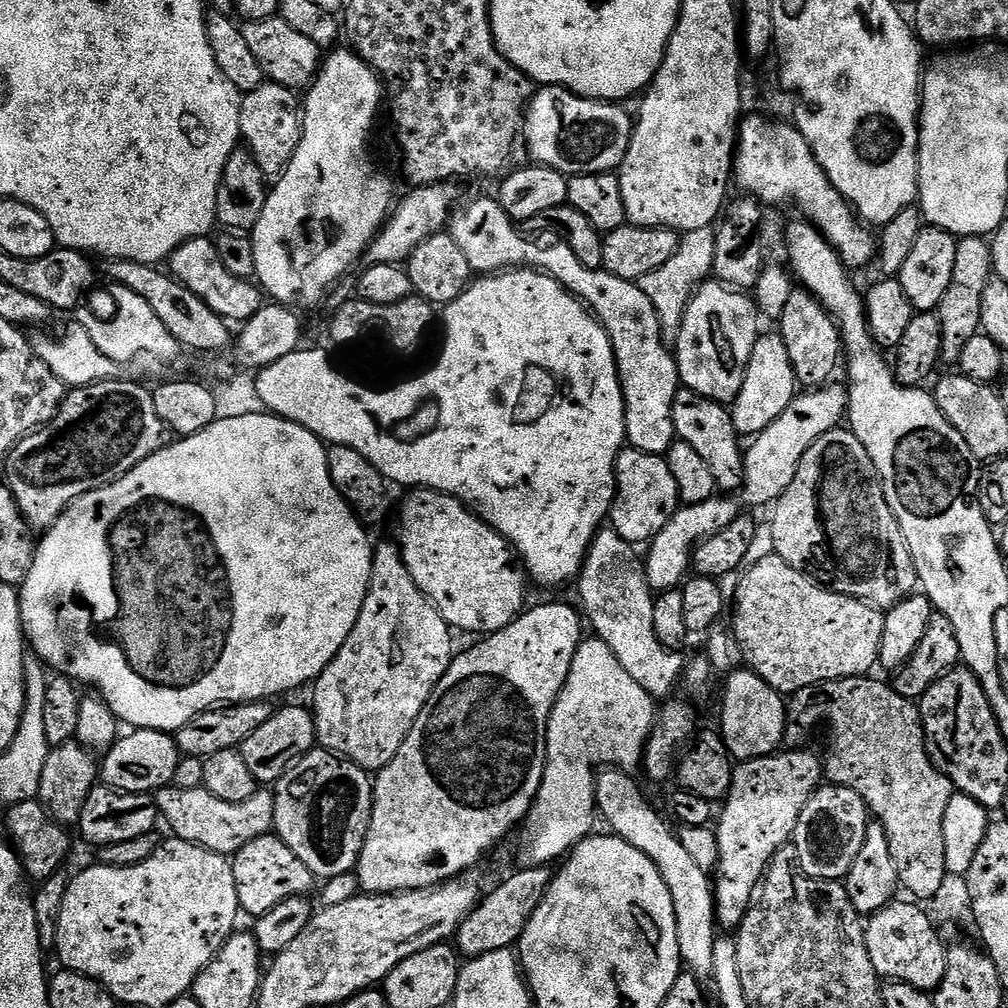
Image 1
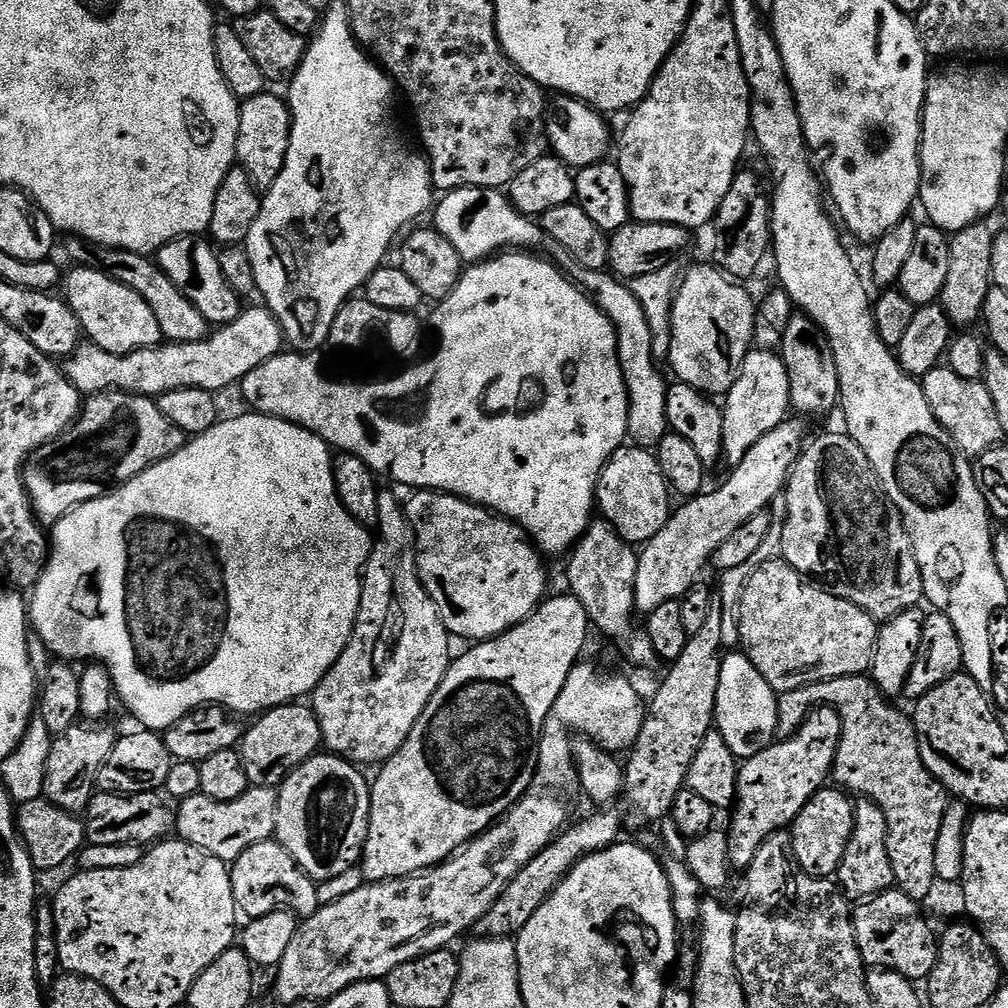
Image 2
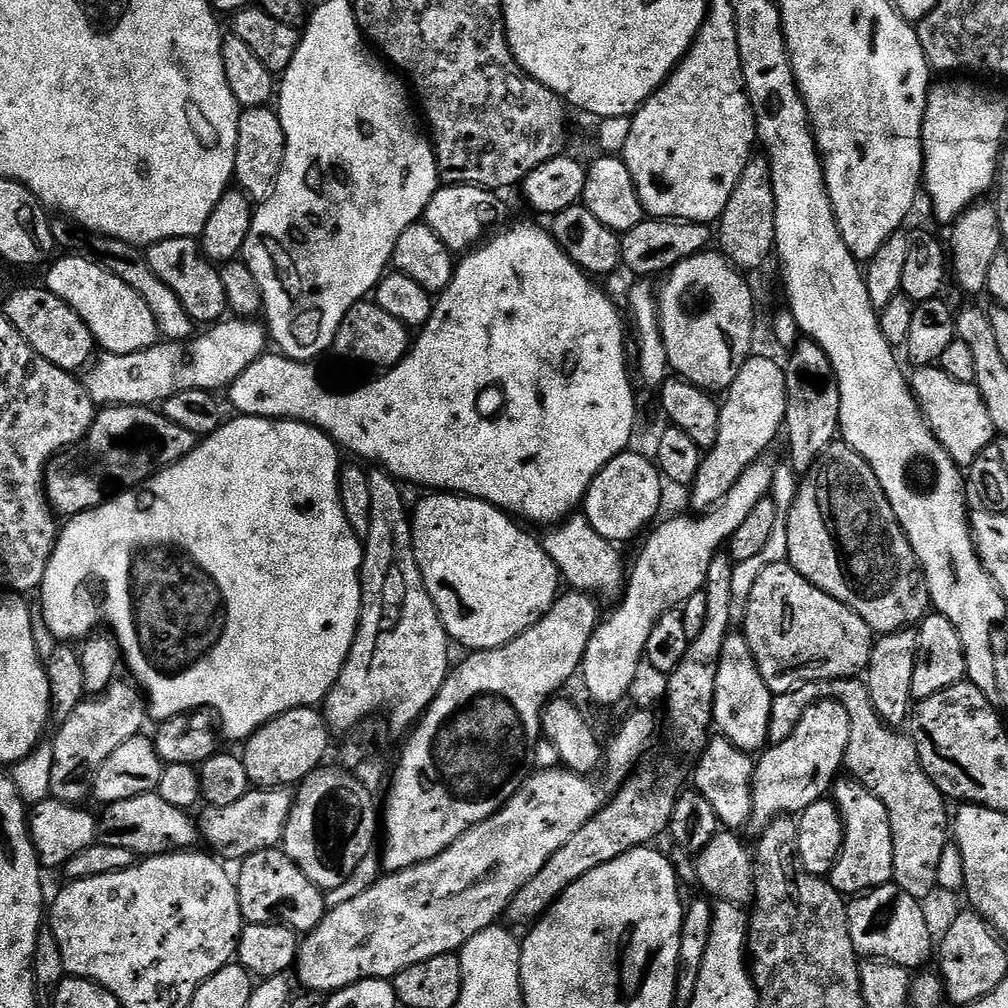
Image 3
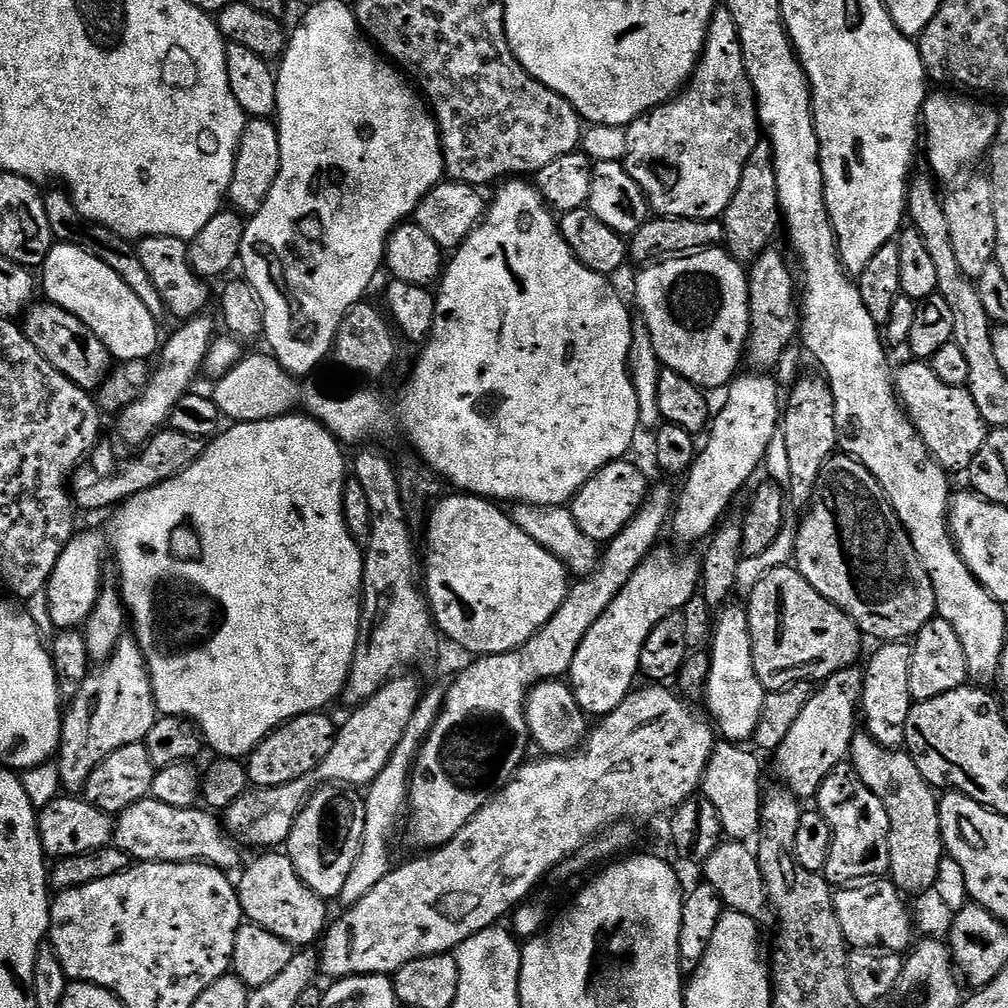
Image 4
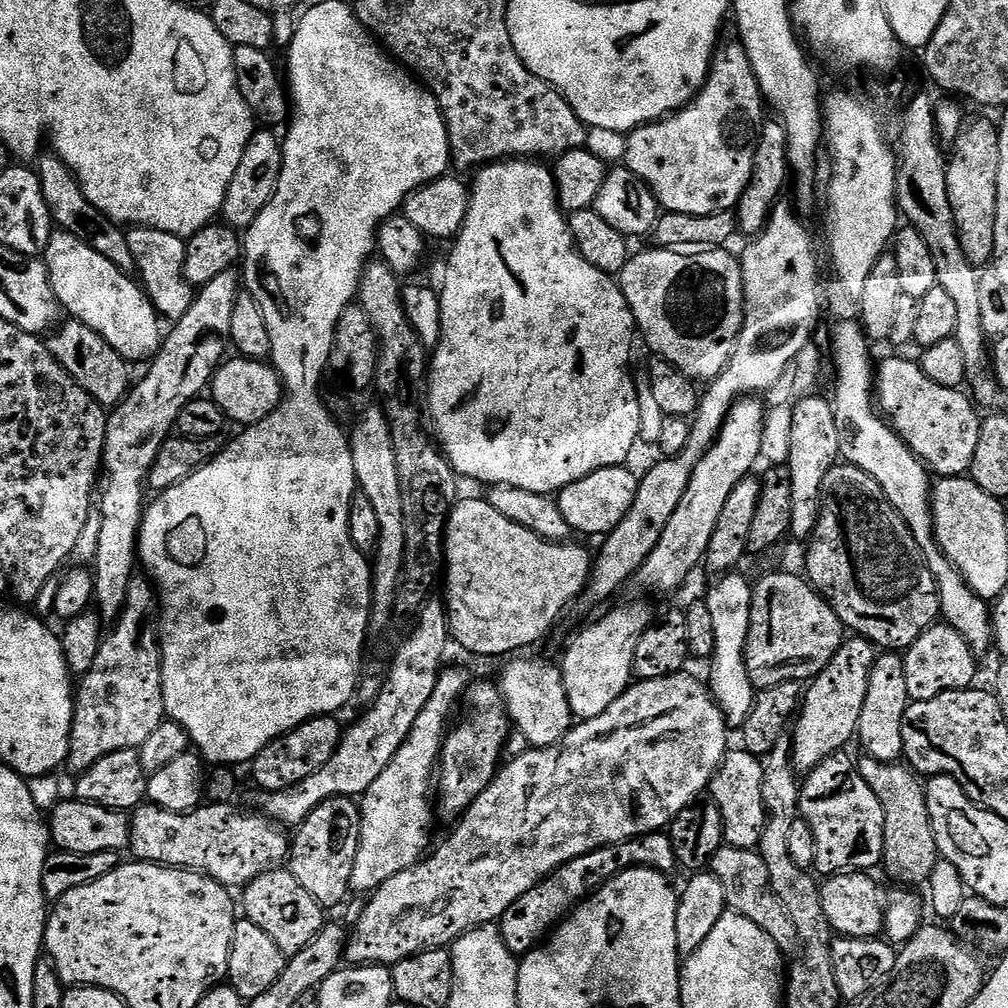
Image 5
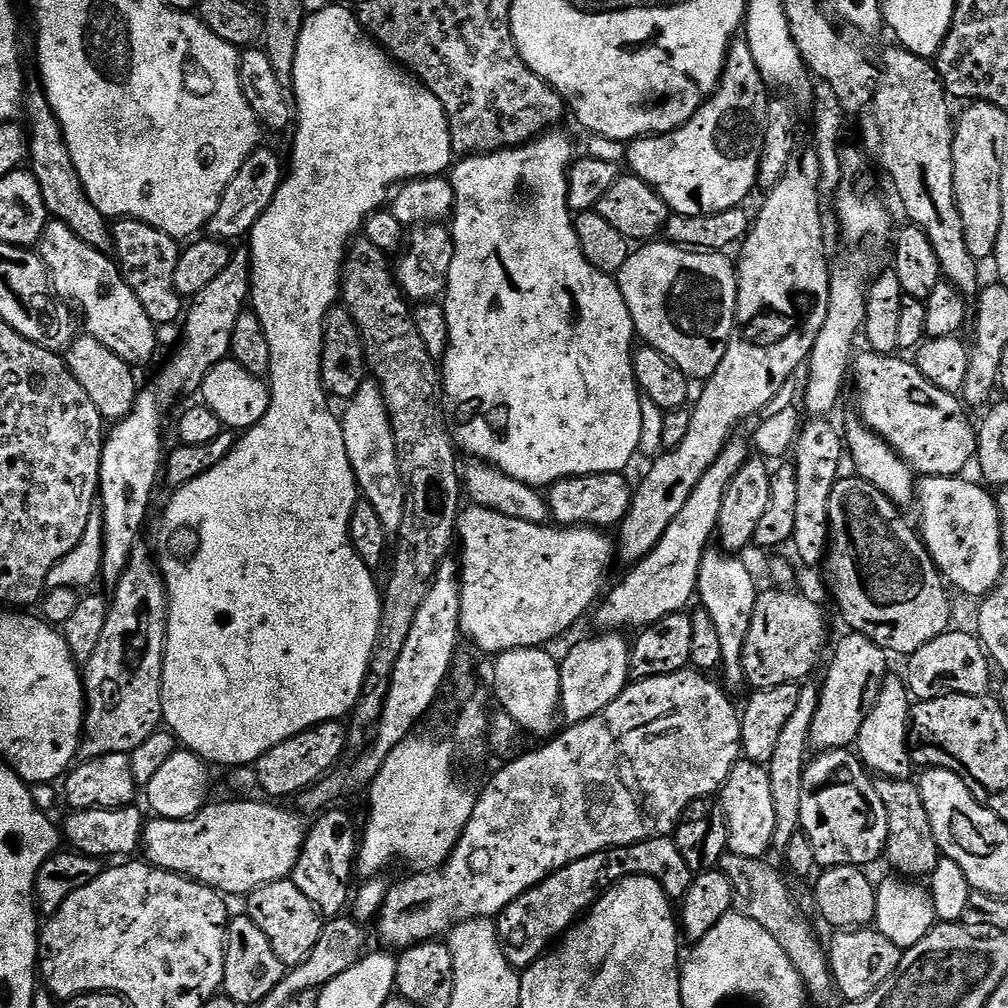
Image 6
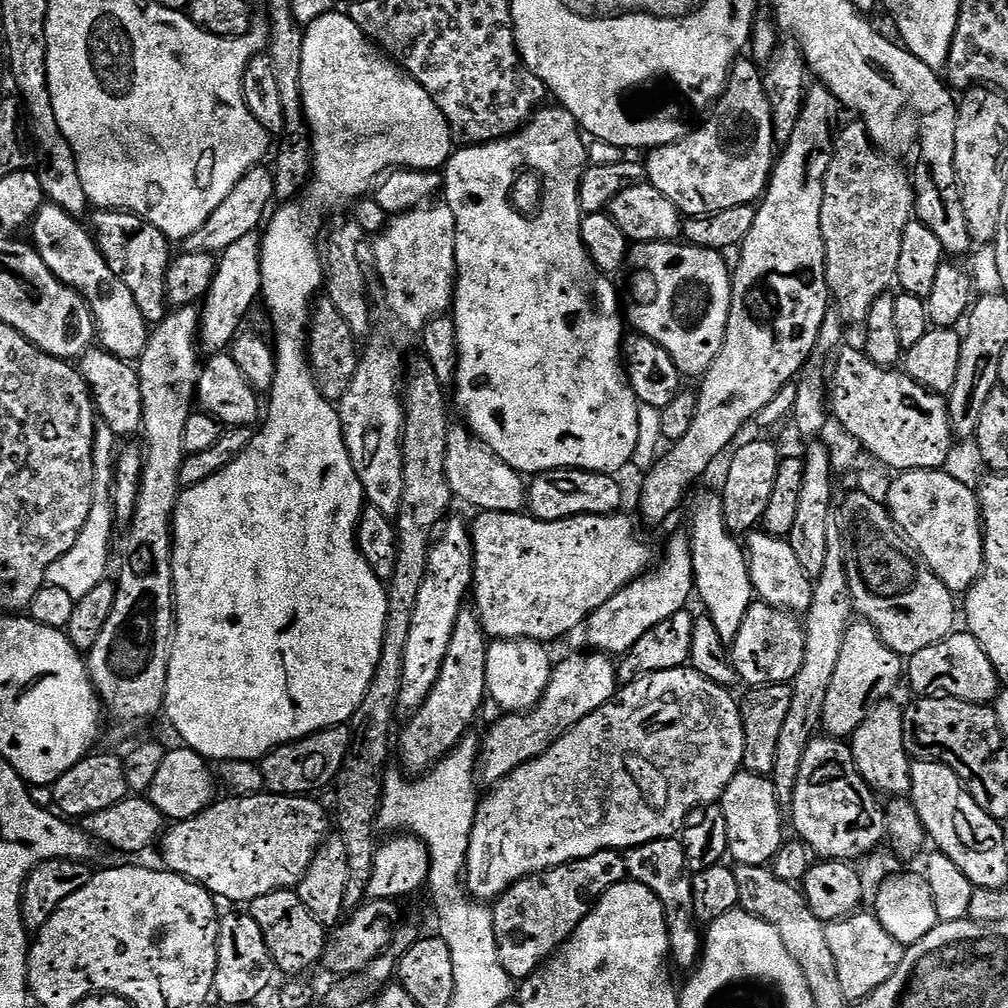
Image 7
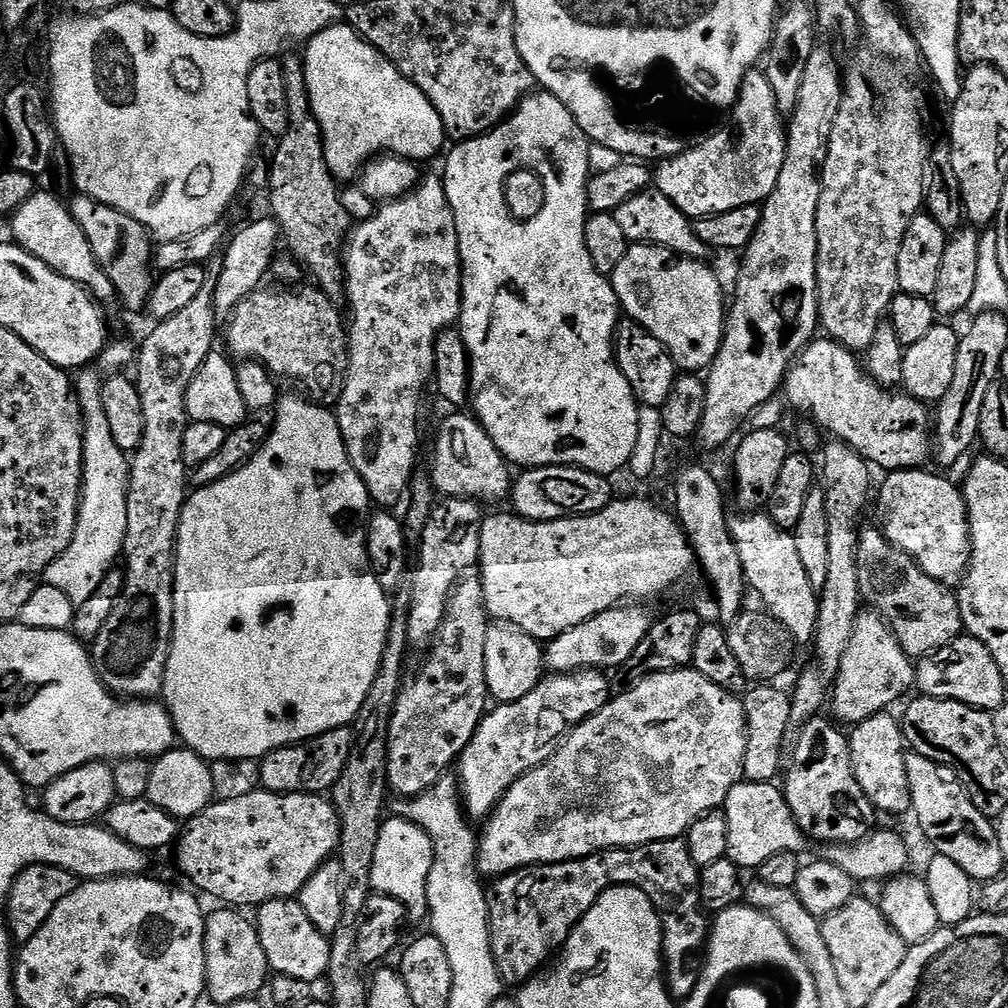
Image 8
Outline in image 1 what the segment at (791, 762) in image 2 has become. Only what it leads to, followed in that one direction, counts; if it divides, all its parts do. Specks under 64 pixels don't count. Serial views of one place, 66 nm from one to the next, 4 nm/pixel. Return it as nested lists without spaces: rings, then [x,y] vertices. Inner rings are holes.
[[[800,748],[797,752],[784,752],[785,750],[777,750],[770,756],[759,756],[753,760],[746,760],[735,765],[732,773],[732,785],[728,791],[728,795],[724,797],[722,801],[722,807],[719,809],[718,819],[715,821],[714,827],[716,830],[716,837],[718,838],[718,858],[720,861],[716,864],[716,871],[714,873],[714,895],[716,897],[716,919],[721,929],[729,928],[729,930],[735,930],[739,928],[744,916],[751,908],[754,897],[757,895],[758,889],[764,879],[764,871],[767,870],[769,862],[772,860],[772,856],[776,853],[778,848],[785,847],[791,841],[794,830],[798,826],[798,818],[802,814],[802,806],[806,806],[806,802],[812,795],[816,793],[817,788],[821,787],[822,779],[820,775],[825,775],[826,768],[820,765],[820,760],[812,752],[807,752],[806,749]]]

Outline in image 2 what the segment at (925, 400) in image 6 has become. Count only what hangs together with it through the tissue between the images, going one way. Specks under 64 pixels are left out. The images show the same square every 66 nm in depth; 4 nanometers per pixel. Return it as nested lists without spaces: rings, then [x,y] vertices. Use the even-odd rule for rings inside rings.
[[[937,366],[922,377],[922,383],[926,402],[930,402],[930,410],[944,427],[949,441],[965,457],[980,456],[986,450],[997,447],[1005,439],[1002,426],[998,424],[998,414],[994,414],[990,390],[986,390],[986,386],[980,380],[958,378],[958,374],[954,374],[952,368]]]

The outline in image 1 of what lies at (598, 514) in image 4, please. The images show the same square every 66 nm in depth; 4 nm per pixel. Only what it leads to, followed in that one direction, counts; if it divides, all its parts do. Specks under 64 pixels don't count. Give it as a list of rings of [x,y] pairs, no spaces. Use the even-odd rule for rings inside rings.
[[[628,446],[616,459],[616,499],[612,501],[610,513],[611,527],[617,534],[626,538],[634,546],[647,545],[674,518],[674,514],[682,507],[678,494],[678,482],[674,482],[674,474],[670,474],[670,466],[663,455],[654,452],[639,452],[637,448]]]

